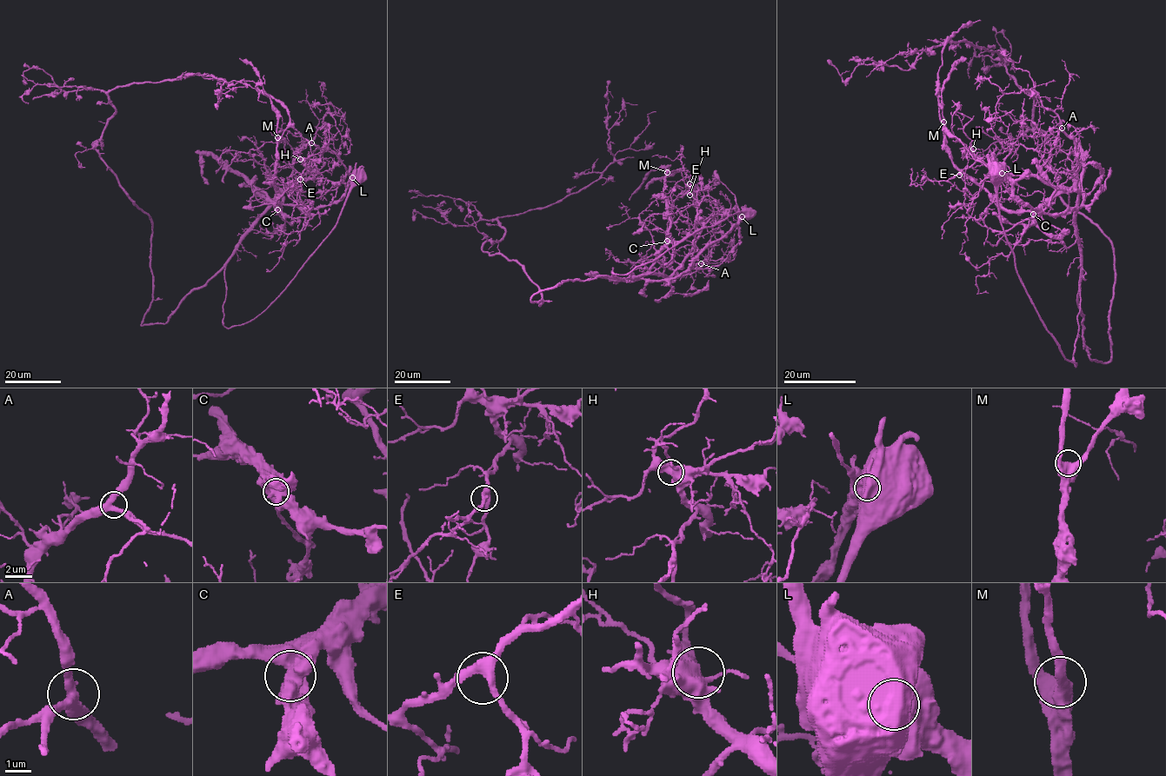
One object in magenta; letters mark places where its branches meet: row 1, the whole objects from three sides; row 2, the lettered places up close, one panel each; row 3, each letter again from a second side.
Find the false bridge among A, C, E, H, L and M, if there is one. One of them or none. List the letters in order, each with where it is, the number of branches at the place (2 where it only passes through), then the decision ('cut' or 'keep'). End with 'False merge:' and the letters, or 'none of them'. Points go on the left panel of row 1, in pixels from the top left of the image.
A: (311, 142) | 3 | keep
C: (277, 209) | 3 | keep
E: (300, 179) | 3 | keep
H: (300, 159) | 3 | keep
L: (352, 177) | 3 | cut
M: (277, 137) | 3 | keep
False merge: L

